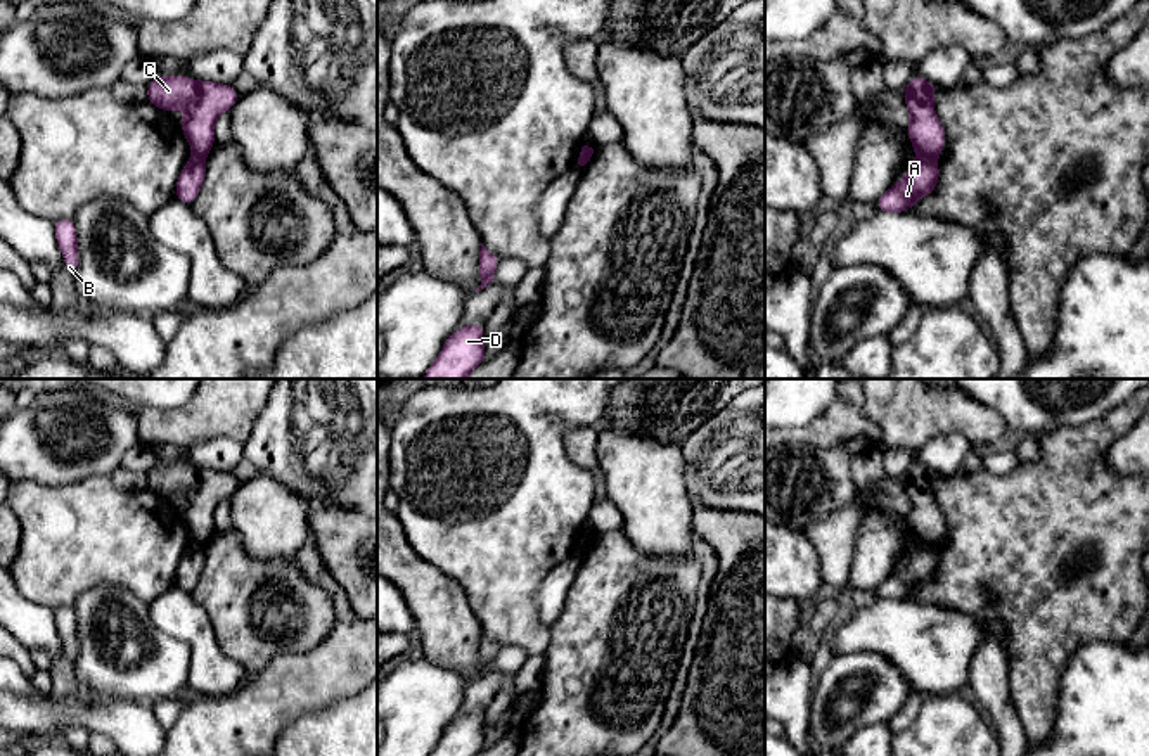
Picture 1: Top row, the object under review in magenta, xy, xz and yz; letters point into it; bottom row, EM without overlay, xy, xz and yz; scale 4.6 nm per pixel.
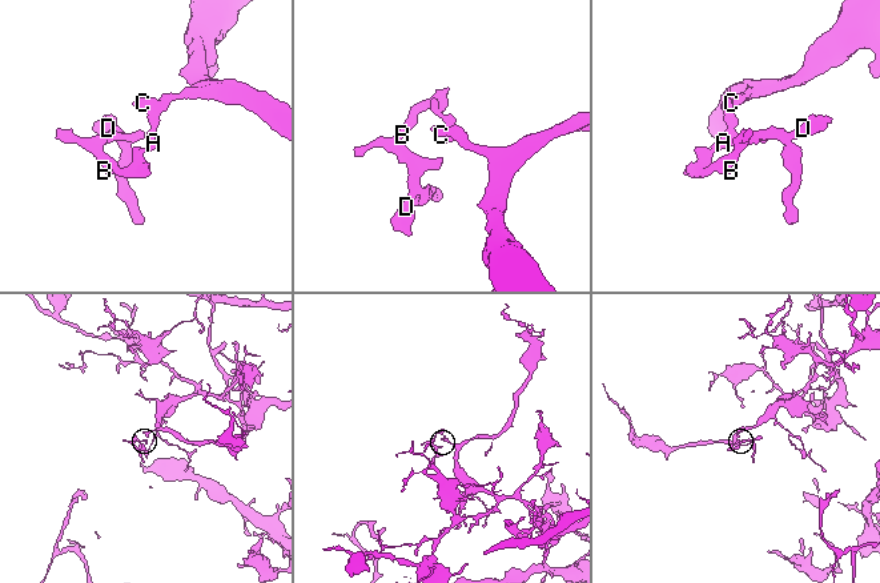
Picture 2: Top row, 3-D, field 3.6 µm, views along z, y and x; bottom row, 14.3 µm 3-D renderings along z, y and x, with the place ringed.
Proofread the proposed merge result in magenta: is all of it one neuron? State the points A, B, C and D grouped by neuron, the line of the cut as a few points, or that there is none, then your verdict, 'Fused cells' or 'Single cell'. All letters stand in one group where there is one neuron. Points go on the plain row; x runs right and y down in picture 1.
Groups: A B D / C. Split along yz (919, 542), (933, 547). Fused cells

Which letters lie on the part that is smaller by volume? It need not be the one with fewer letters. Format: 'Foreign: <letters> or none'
Foreign: A, B, D

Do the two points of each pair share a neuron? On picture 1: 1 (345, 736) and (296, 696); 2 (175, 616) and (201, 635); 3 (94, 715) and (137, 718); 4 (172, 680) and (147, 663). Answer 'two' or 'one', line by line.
1: two
2: one
3: one
4: one

